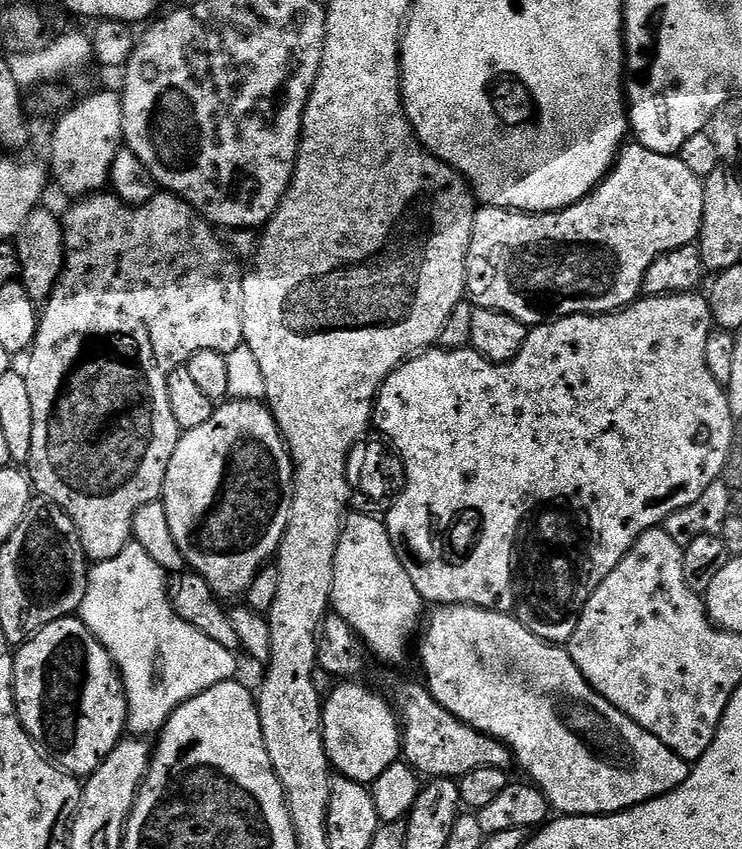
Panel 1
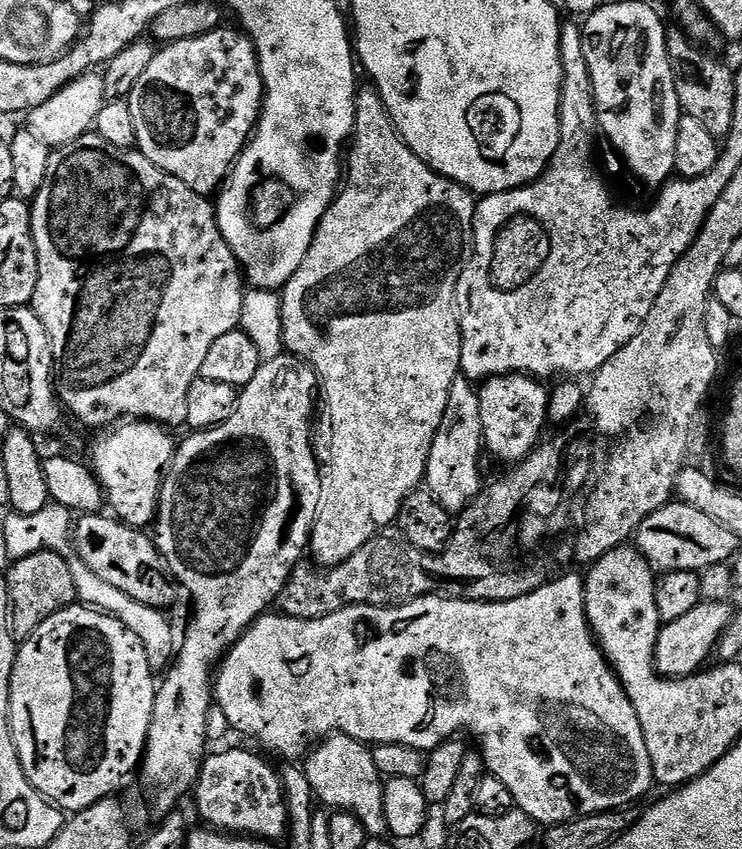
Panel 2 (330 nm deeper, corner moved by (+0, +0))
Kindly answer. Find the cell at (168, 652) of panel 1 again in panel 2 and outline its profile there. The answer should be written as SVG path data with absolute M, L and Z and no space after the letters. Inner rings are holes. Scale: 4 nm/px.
M49 502L42 510L38 510L38 514L18 514L9 511L7 515L4 520L4 552L9 556L9 561L30 558L30 554L39 552L56 552L62 558L66 558L70 574L74 574L77 601L81 605L107 612L109 616L118 617L130 630L134 630L154 670L164 670L169 667L174 656L174 640L172 644L172 624L164 617L167 615L159 608L151 608L130 598L130 594L122 594L122 590L110 586L110 582L106 582L103 578L98 578L98 574L94 574L94 570L90 570L90 566L82 562L78 550L74 547L74 516L66 506Z

